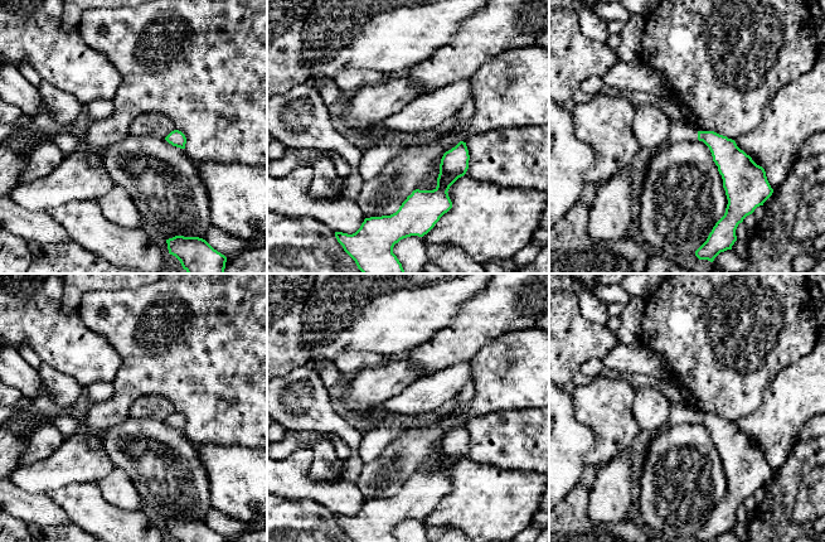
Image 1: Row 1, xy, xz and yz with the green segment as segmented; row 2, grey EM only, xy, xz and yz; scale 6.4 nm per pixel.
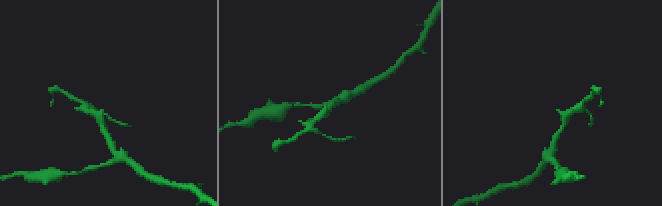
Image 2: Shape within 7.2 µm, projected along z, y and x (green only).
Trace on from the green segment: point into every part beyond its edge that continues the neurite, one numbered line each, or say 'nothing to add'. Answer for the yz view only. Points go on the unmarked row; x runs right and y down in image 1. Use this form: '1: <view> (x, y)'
1: yz (679, 414)

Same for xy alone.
nothing to add

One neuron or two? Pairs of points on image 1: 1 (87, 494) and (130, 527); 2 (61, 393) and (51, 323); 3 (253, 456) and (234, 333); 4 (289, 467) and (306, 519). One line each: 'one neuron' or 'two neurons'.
1: one neuron
2: two neurons
3: two neurons
4: two neurons

